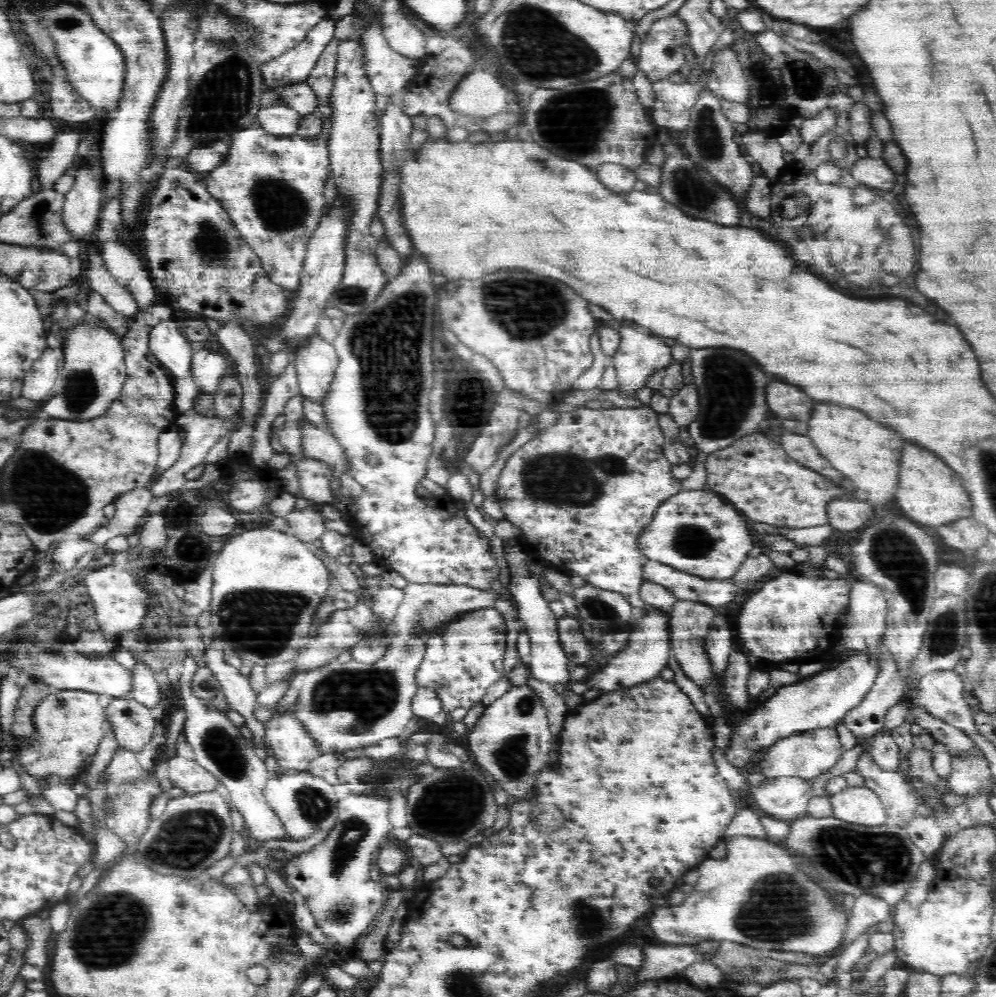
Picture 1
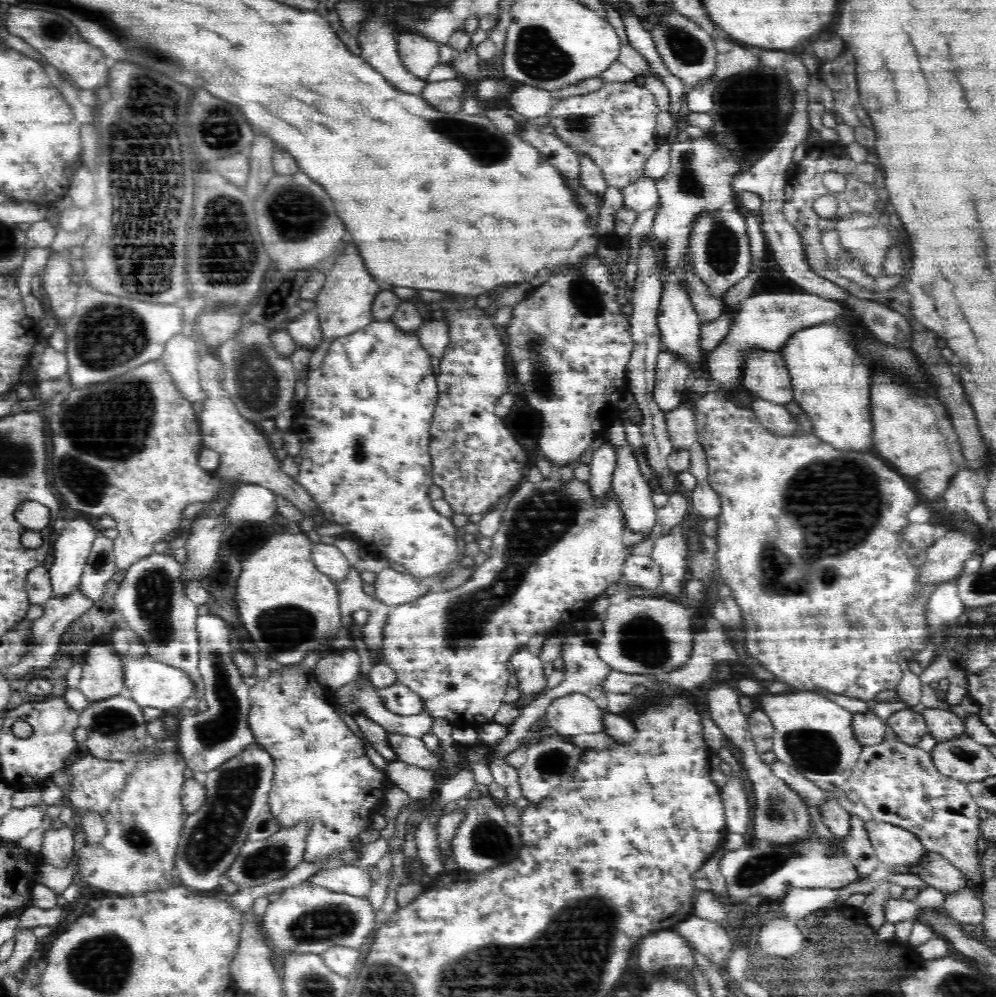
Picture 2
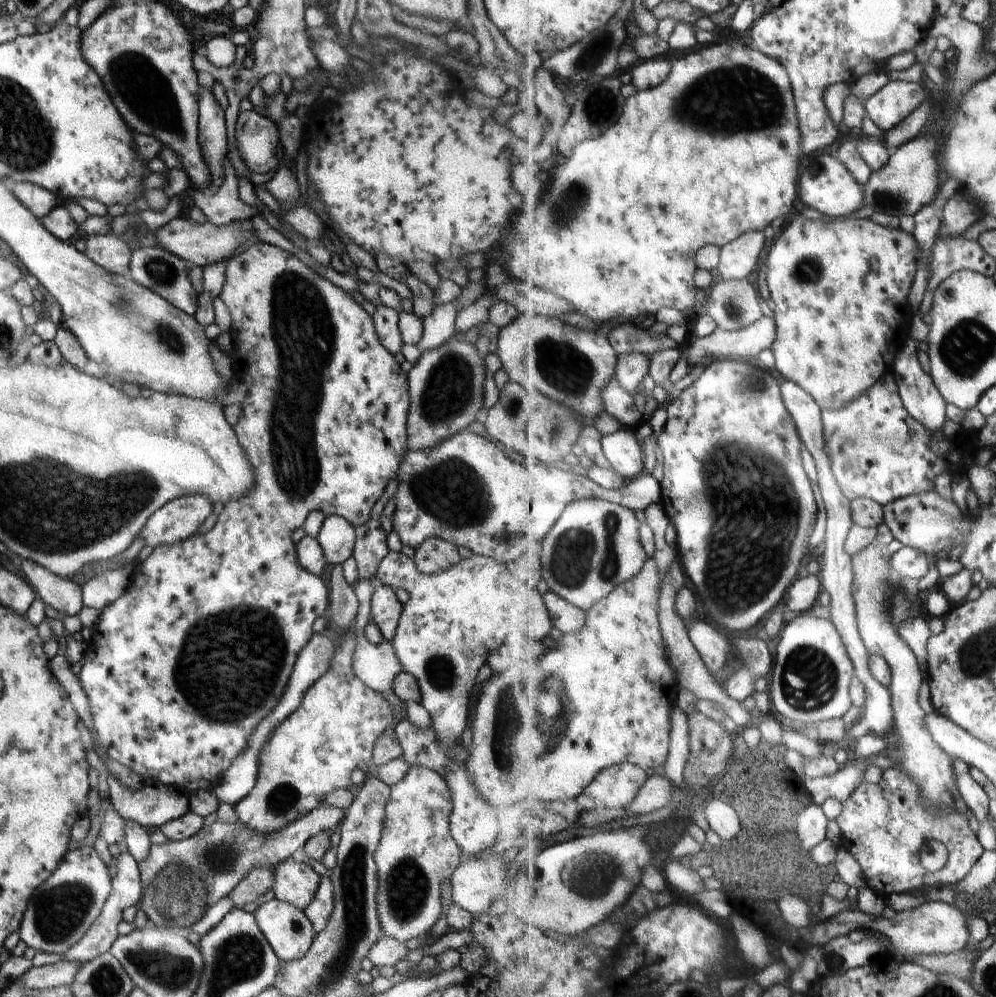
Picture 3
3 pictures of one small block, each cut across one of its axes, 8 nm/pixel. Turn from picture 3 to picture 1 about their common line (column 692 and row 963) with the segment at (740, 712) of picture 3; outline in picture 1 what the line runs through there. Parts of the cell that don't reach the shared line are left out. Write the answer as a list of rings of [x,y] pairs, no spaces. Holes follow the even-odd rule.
[[[644,944],[639,948],[640,962],[636,968],[639,980],[683,974],[687,966],[700,959],[693,945],[682,944]]]

